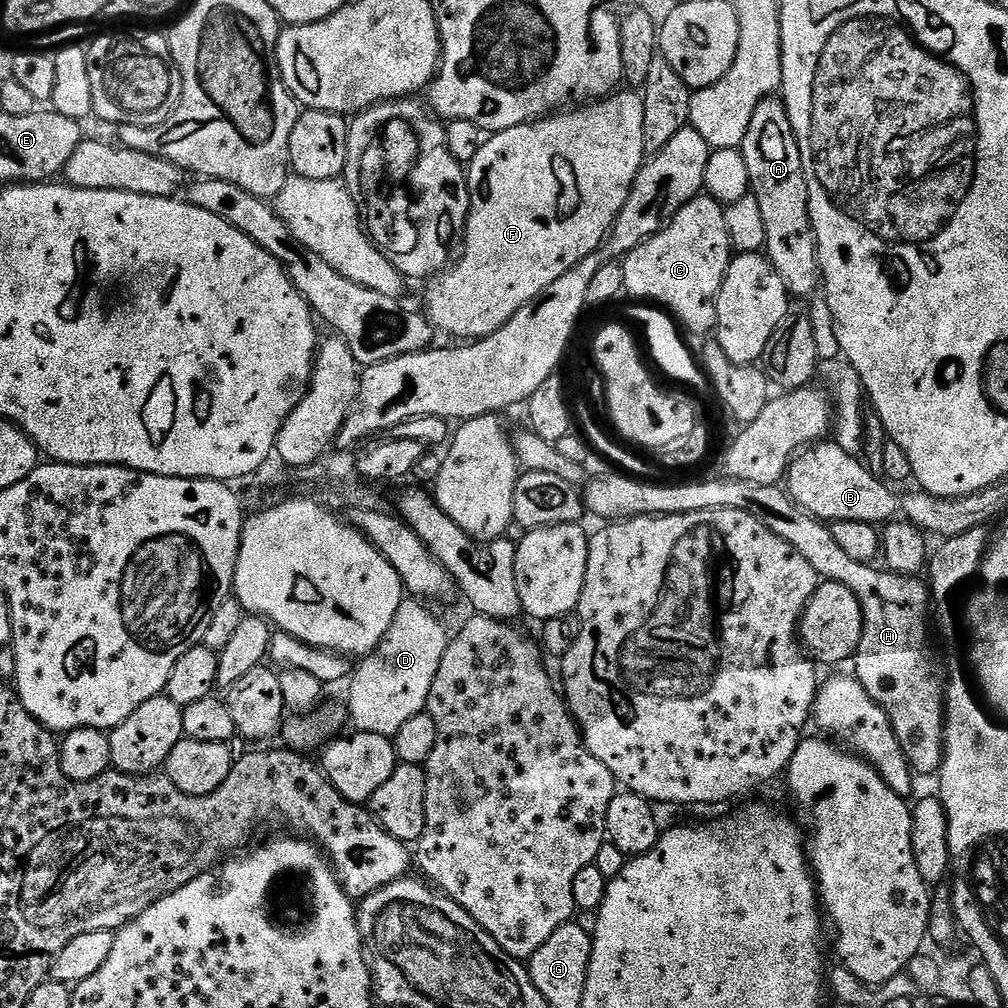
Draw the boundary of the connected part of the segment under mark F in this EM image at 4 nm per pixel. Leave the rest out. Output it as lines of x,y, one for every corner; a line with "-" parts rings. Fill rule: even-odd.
636,90
624,91
575,110
507,128
485,139
466,168
470,210
462,251
451,267
427,281
424,292
422,308
437,333
457,336
460,342
494,334
550,282
562,278
566,270
578,266
582,258
594,254
607,240
622,206
626,206
634,178
646,163
642,138
644,97

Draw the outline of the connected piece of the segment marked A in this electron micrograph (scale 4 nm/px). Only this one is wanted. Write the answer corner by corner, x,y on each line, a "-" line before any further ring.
769,98
760,103
758,110
754,110
754,118
750,118
746,138
739,149
750,170
750,195
758,198
758,207
762,209
762,223
766,226
764,248
768,261
774,270
778,270
793,297
808,296
822,280
820,259
816,256
816,236
812,233
802,154
783,99

